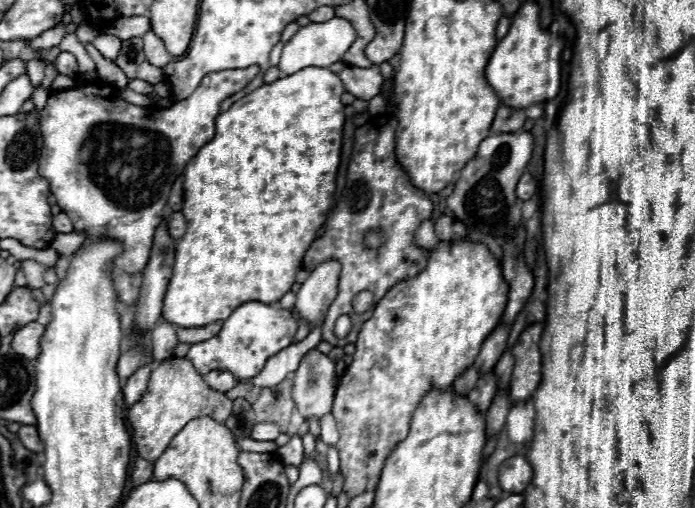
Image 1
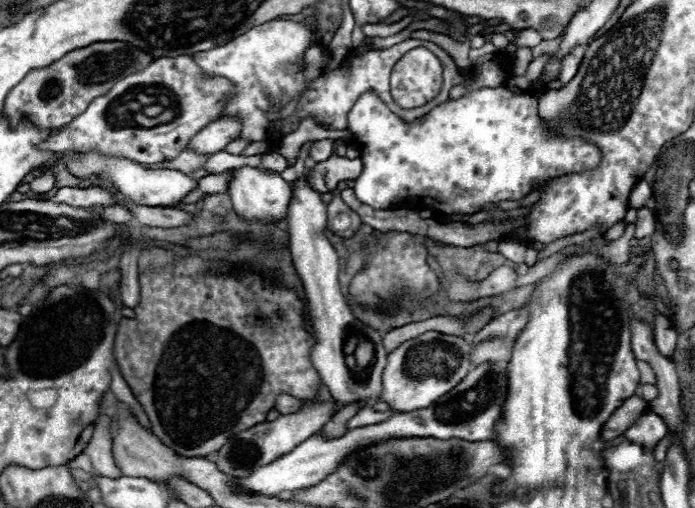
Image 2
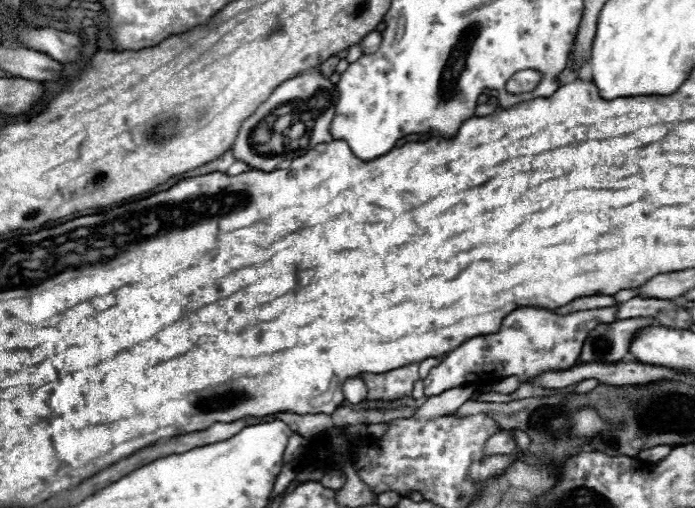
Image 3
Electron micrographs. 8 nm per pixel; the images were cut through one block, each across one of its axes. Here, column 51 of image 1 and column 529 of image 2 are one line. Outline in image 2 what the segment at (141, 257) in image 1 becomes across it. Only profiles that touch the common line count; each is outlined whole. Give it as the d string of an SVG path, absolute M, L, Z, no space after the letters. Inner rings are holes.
M506 86L482 88L460 100L446 100L410 124L390 112L374 92L362 94L348 112L348 130L354 132L364 160L364 170L354 180L356 198L374 210L386 210L408 200L408 204L426 206L444 214L474 214L476 208L486 202L522 202L534 182L598 166L602 154L596 146L584 140L566 140L546 130L546 124L538 116L538 96L544 90L546 88L536 94L512 96Z

